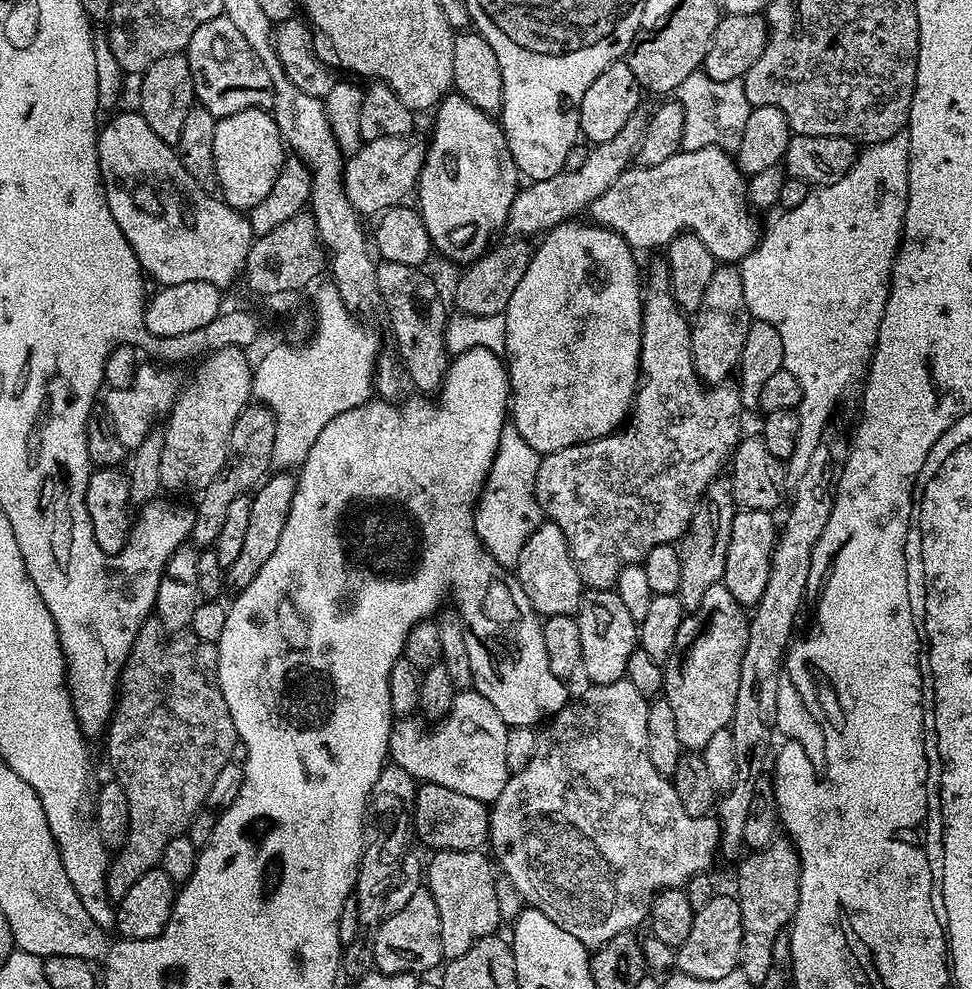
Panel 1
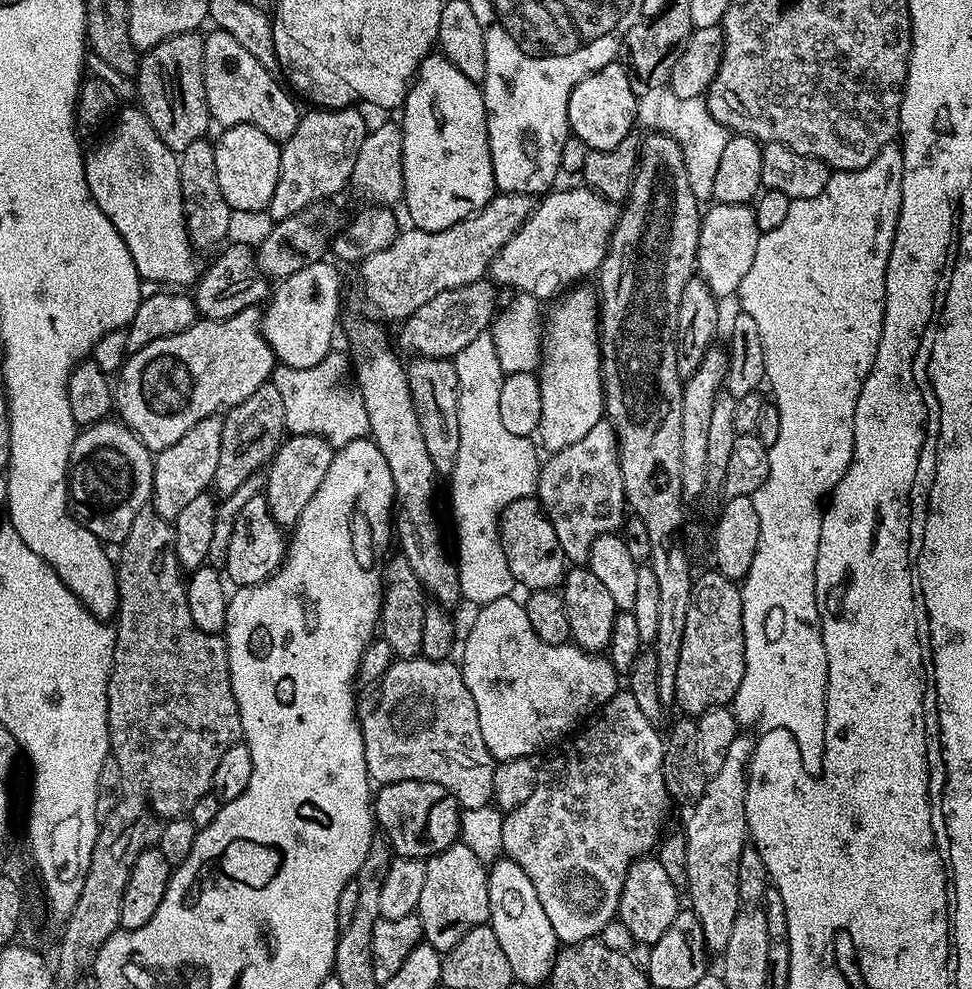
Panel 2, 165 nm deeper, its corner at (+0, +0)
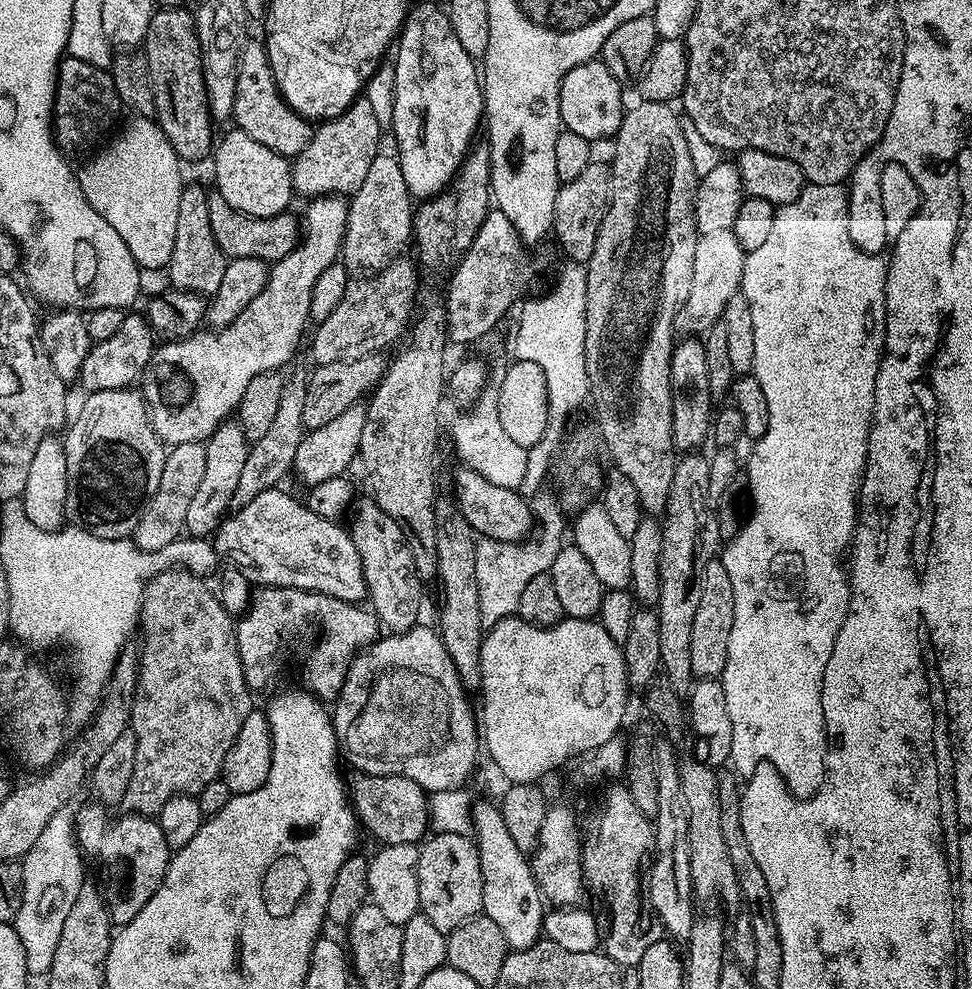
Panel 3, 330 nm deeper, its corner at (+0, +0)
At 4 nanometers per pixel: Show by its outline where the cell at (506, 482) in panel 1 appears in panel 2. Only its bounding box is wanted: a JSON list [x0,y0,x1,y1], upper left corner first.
[450,331,542,606]

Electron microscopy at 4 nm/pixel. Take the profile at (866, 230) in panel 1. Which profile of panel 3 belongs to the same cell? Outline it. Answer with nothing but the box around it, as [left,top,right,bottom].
[719,183,888,800]

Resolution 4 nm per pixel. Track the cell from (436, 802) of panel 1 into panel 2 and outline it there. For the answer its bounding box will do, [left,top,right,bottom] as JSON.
[374,780,461,858]

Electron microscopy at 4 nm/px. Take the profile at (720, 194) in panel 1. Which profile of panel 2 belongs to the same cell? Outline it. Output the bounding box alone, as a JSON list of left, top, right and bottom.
[490,187,620,302]

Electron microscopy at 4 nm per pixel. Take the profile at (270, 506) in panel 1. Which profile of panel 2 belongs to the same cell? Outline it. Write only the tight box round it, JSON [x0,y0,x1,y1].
[262,434,333,529]

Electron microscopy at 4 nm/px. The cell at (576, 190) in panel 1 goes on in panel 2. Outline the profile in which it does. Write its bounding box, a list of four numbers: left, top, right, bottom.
[358,192,533,322]

